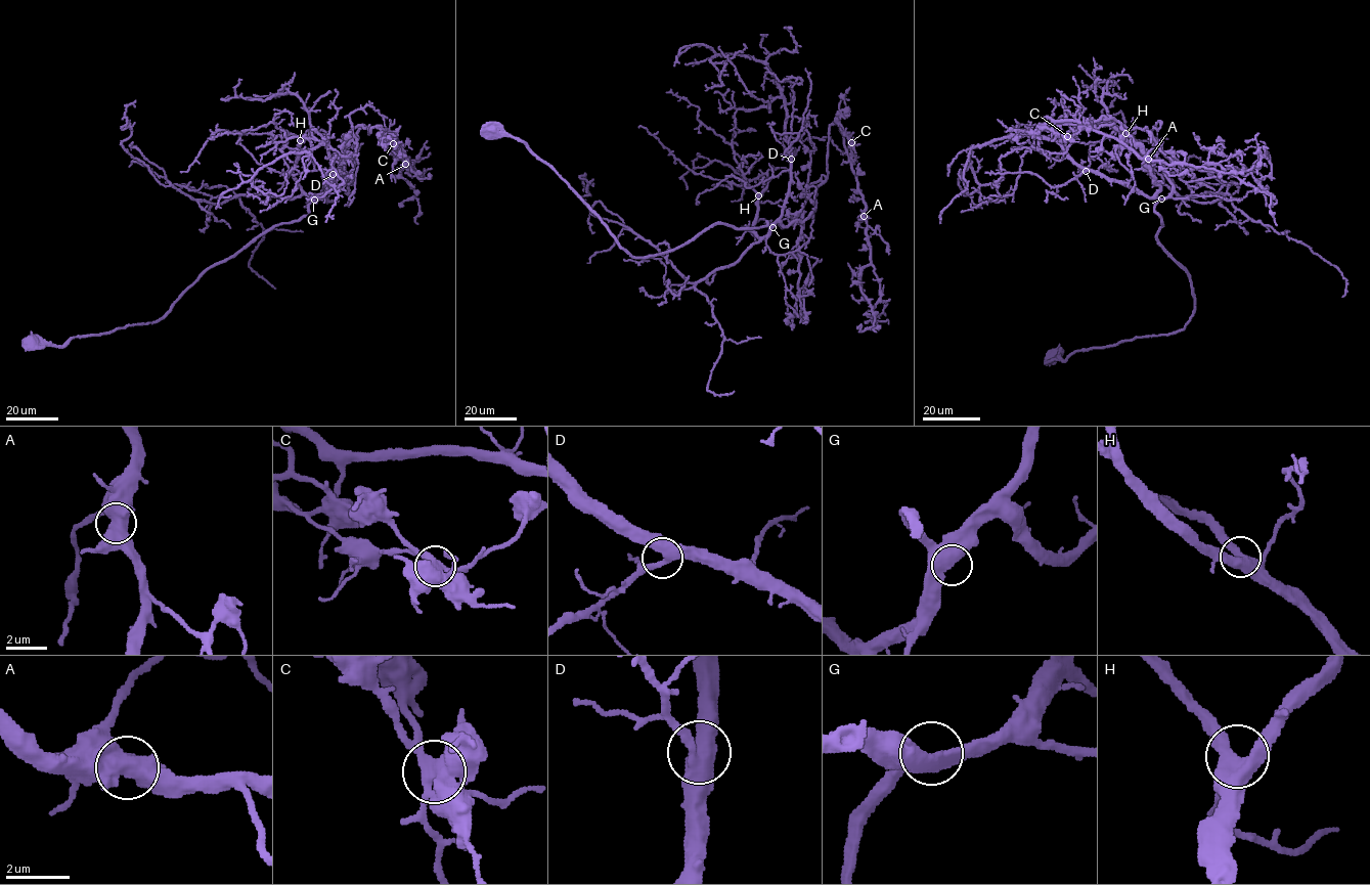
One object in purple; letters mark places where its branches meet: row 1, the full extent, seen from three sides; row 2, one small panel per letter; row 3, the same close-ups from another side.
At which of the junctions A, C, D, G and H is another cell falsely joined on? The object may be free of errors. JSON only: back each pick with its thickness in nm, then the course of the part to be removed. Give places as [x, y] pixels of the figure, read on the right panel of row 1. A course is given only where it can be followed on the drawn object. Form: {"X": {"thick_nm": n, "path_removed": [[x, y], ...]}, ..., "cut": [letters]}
{"C": {"thick_nm": 480, "path_removed": [[1067, 136], [1049, 124], [1042, 124], [1034, 133], [1017, 133], [1017, 141], [1025, 142]]}, "cut": ["C"]}

